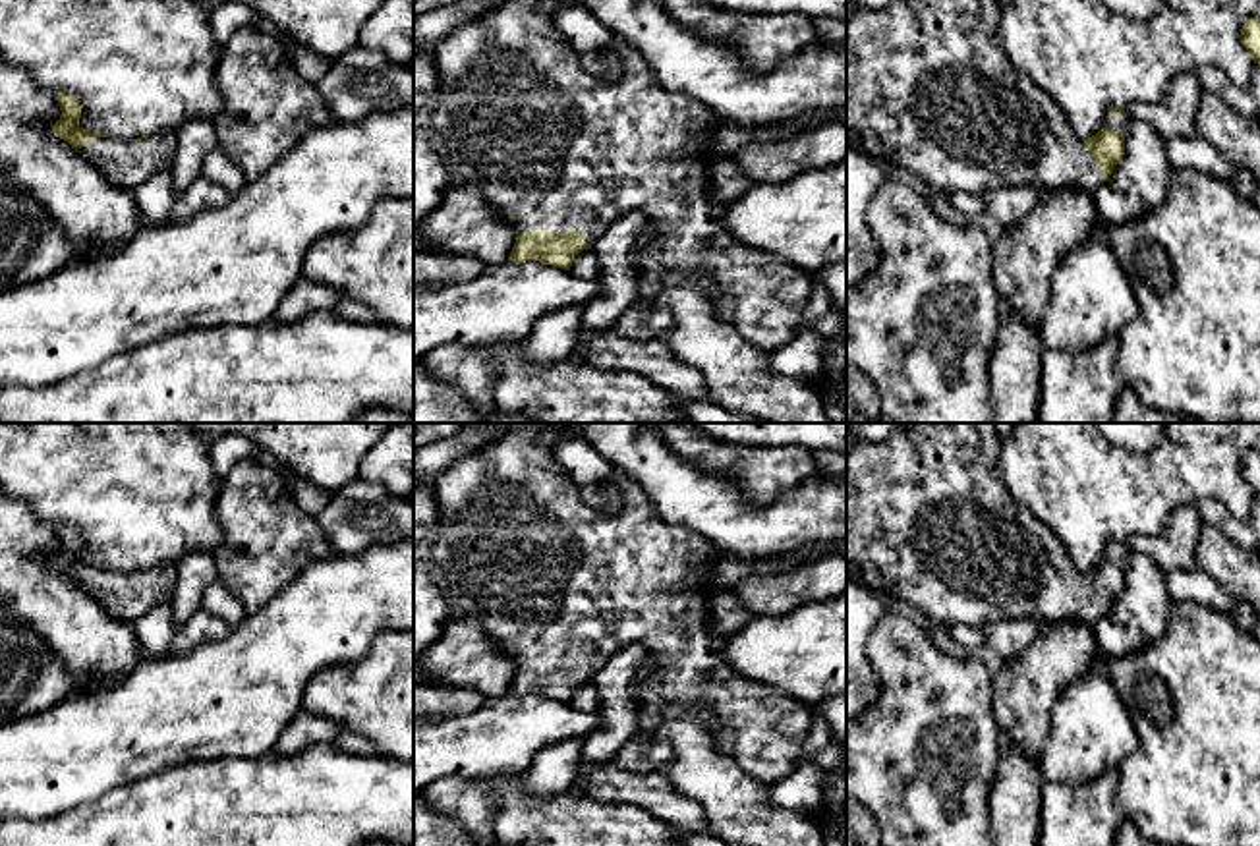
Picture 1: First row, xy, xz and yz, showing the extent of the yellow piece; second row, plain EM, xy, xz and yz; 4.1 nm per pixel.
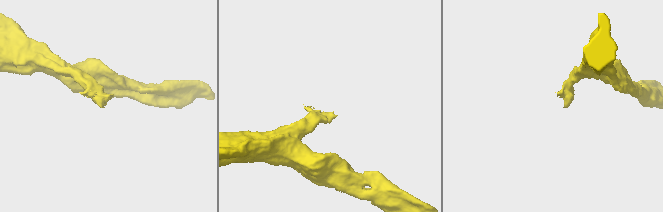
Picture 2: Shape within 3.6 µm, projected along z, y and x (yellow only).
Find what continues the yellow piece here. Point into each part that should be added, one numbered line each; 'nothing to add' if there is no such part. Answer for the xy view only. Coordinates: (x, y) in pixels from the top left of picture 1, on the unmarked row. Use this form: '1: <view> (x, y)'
1: xy (126, 597)

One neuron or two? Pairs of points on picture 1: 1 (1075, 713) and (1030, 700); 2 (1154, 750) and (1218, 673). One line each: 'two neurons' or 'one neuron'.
1: two neurons
2: one neuron

